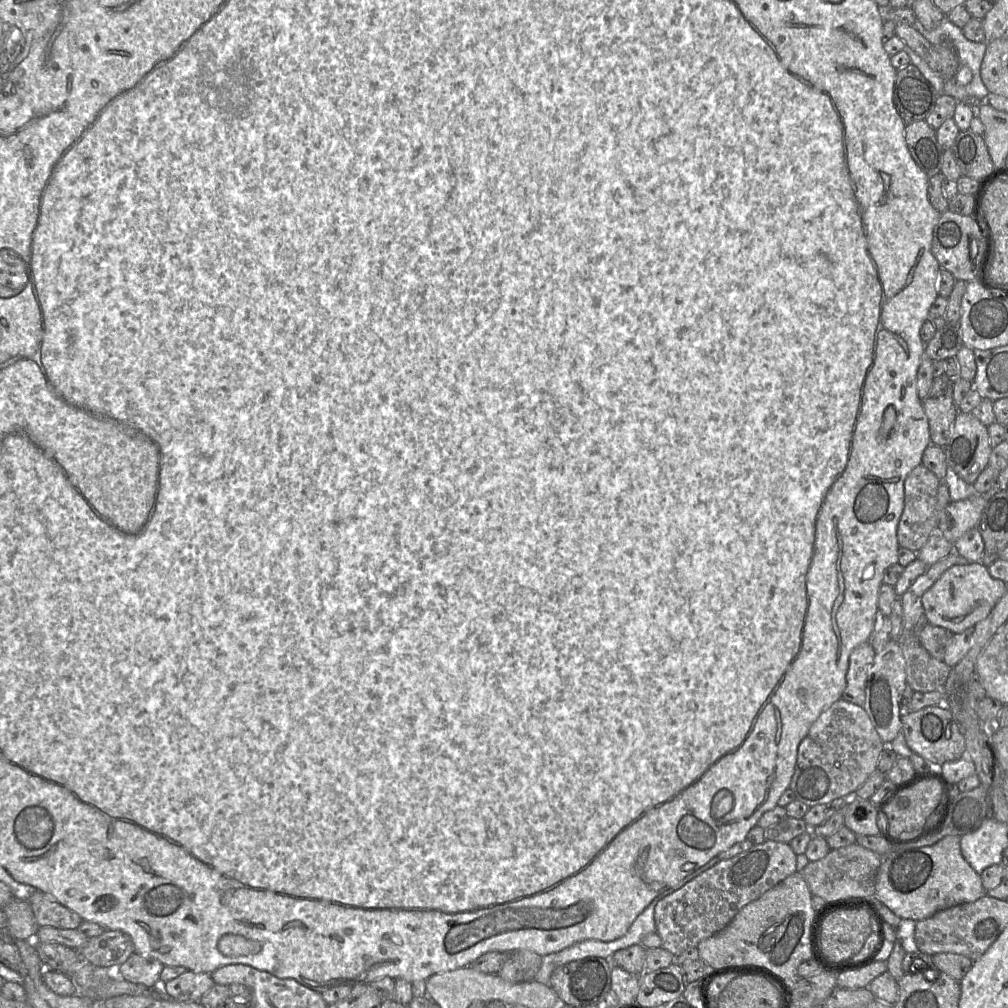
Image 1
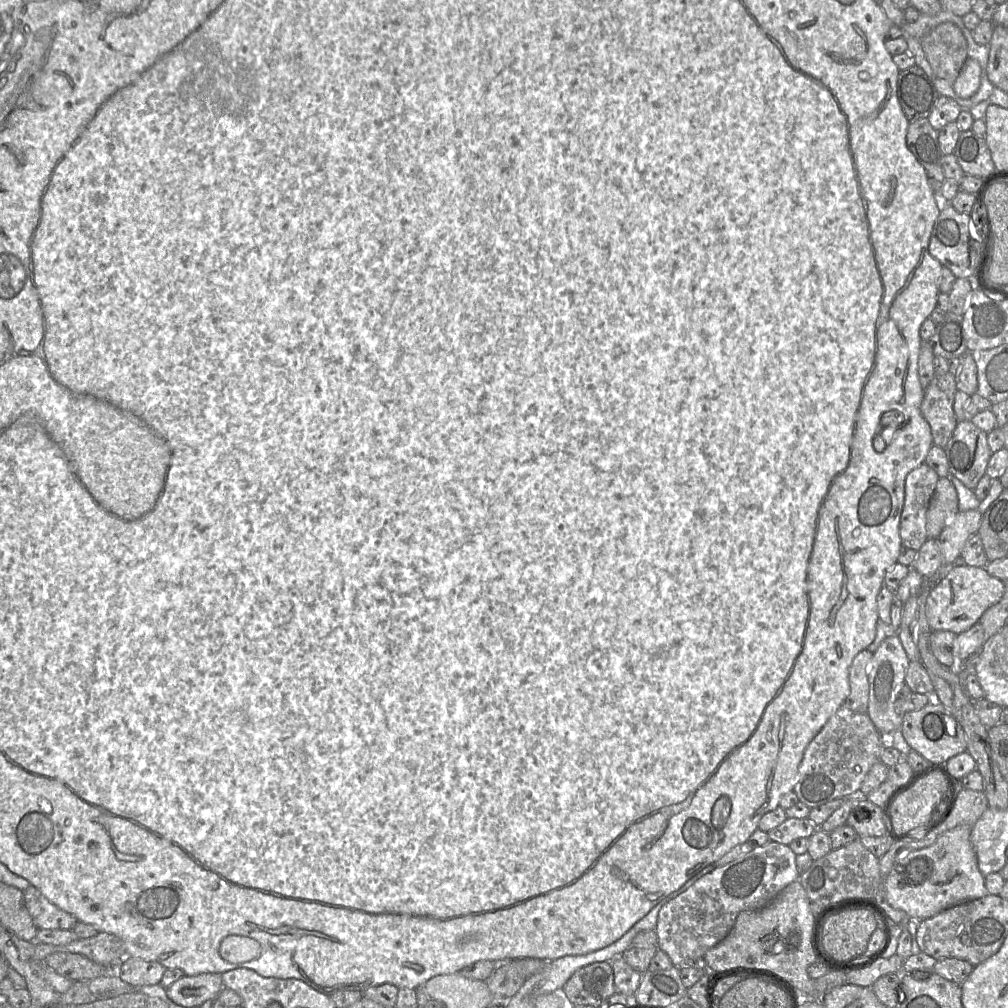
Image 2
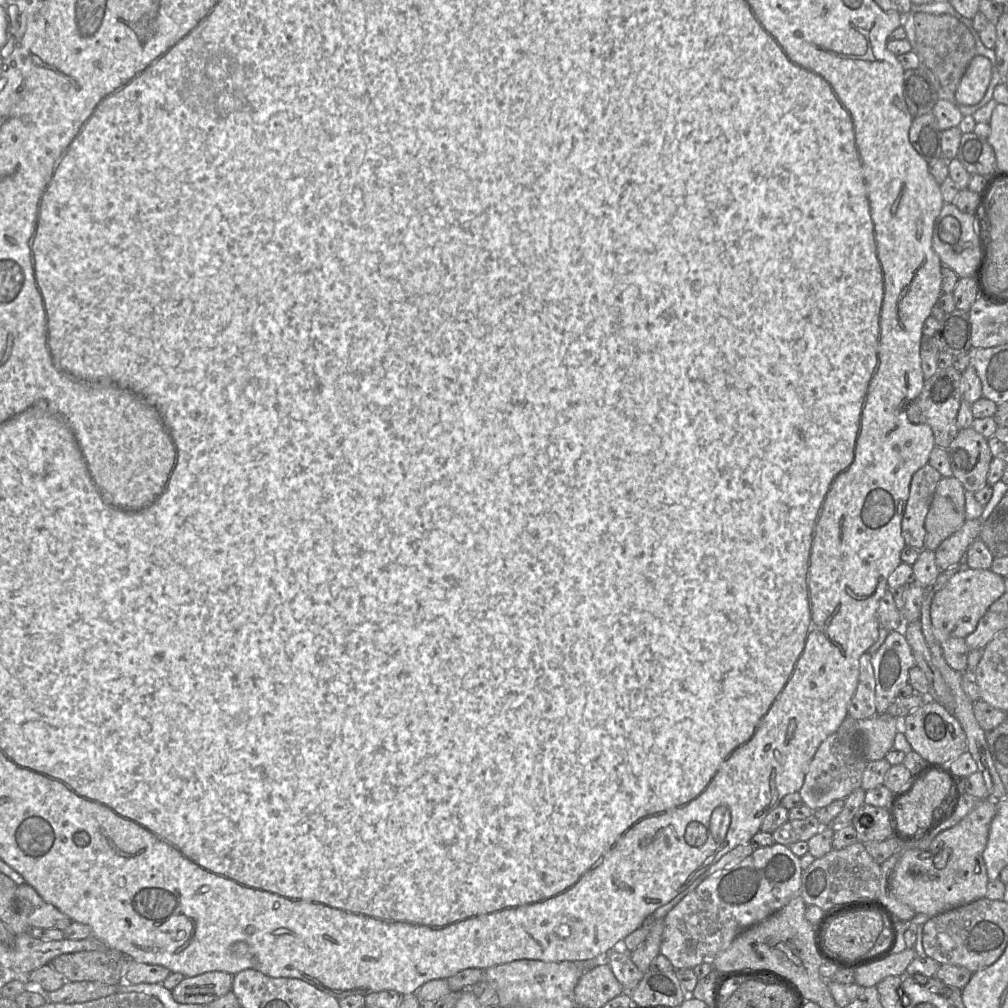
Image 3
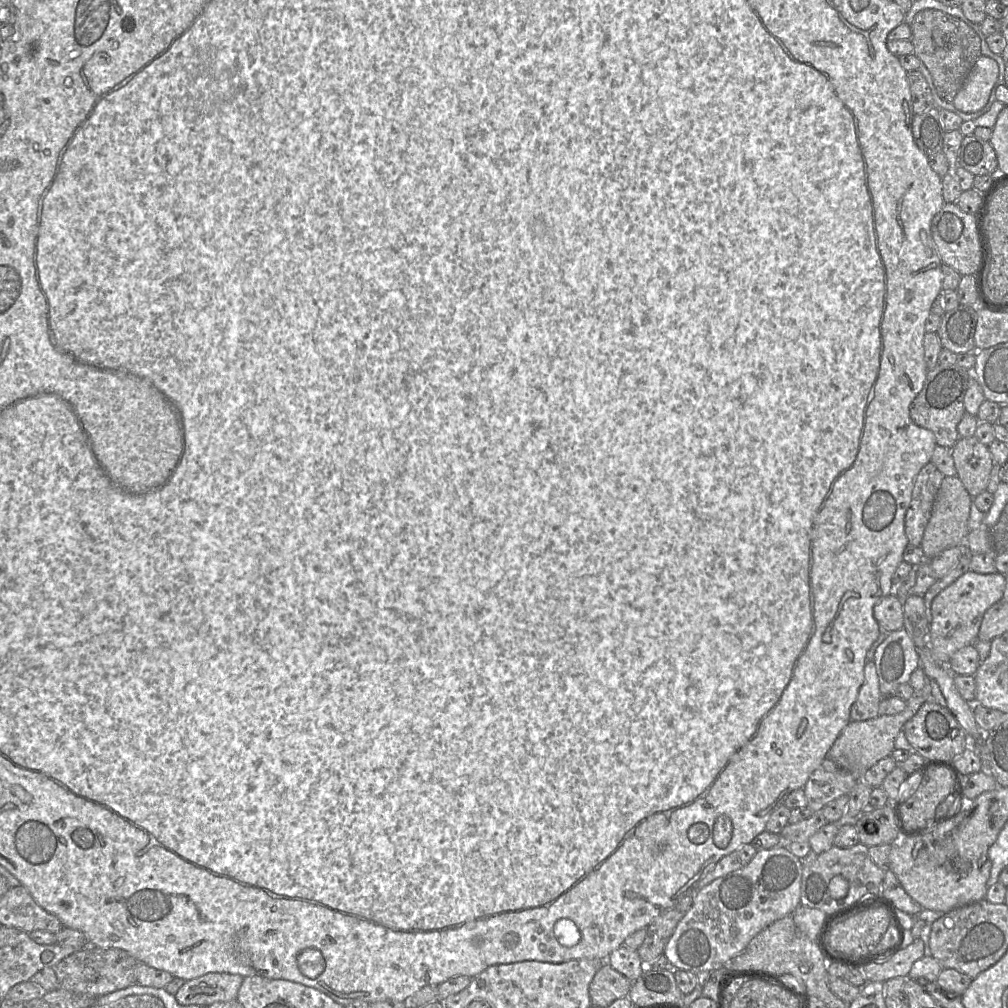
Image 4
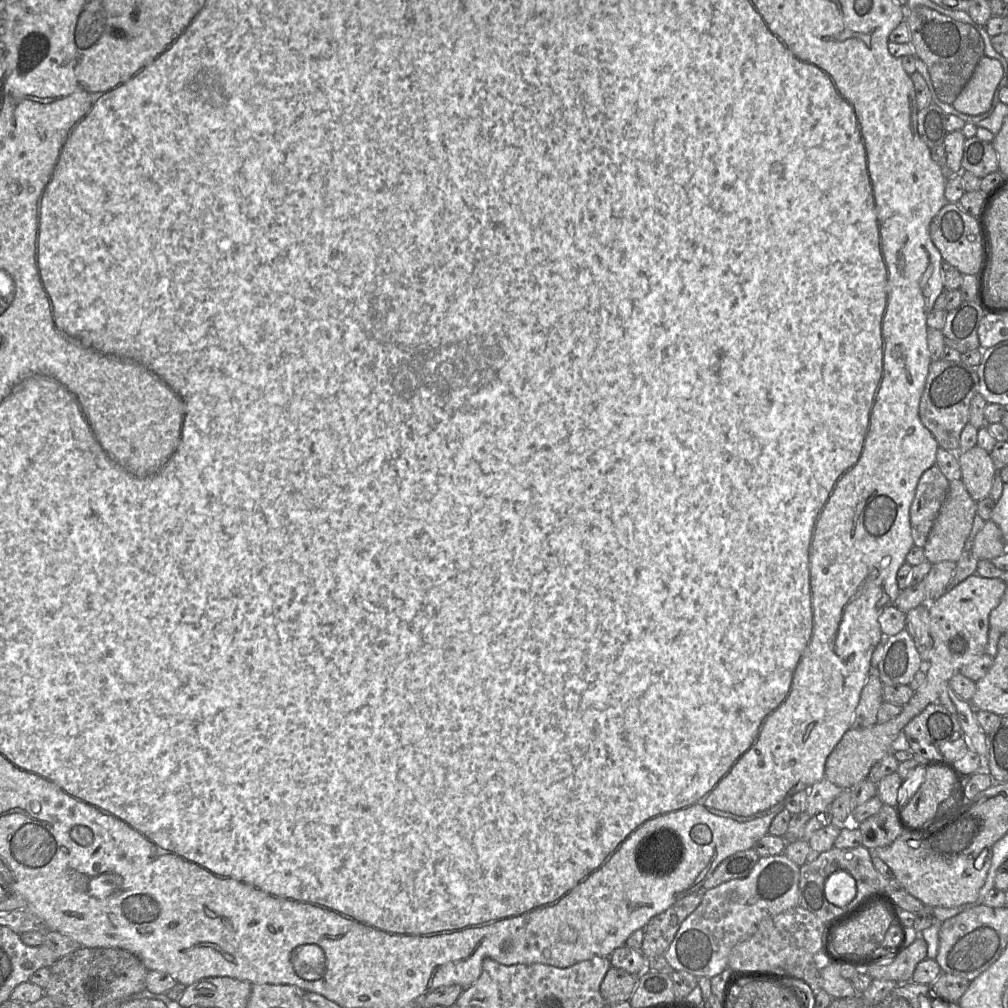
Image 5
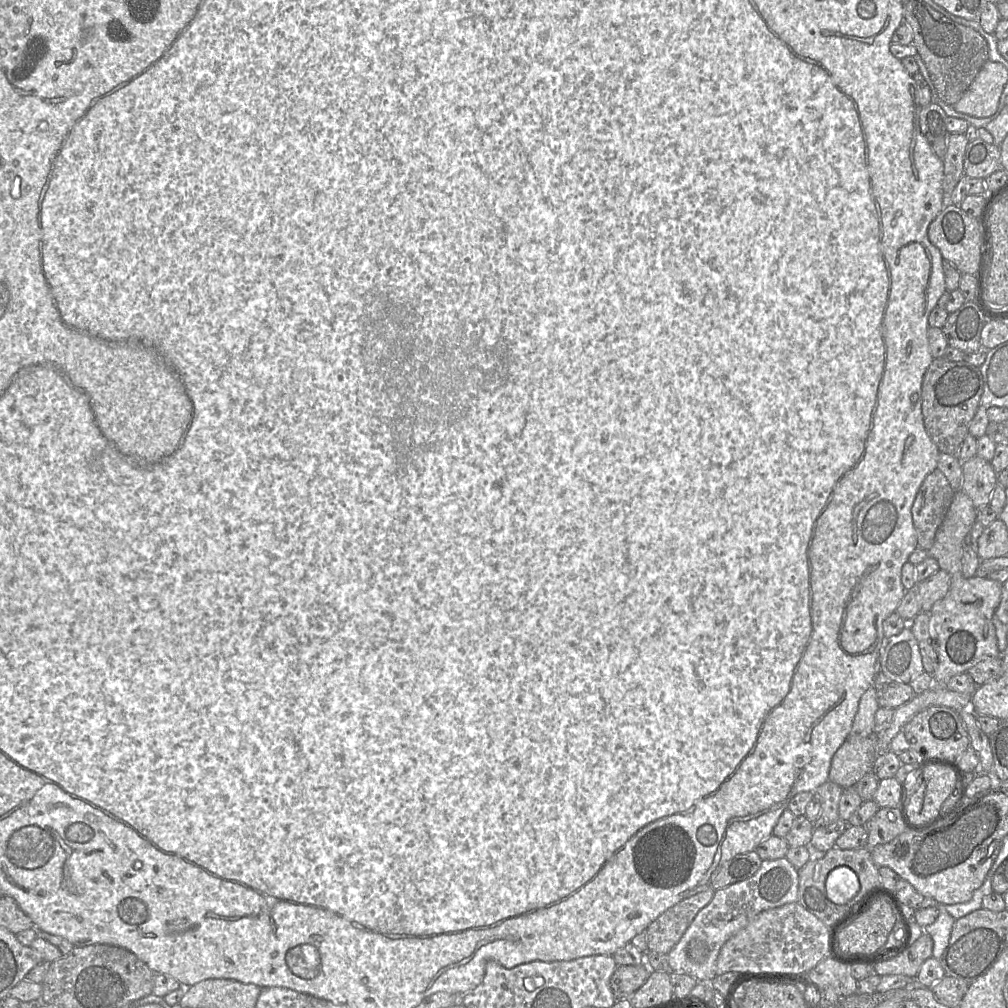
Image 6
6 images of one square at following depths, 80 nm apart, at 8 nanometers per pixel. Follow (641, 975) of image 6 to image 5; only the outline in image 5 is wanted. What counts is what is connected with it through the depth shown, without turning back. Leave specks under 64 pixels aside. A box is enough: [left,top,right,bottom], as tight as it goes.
[600,966,638,1006]

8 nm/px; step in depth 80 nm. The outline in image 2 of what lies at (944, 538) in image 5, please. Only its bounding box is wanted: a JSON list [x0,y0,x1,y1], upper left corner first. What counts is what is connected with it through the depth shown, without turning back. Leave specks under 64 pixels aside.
[926,478,959,539]

